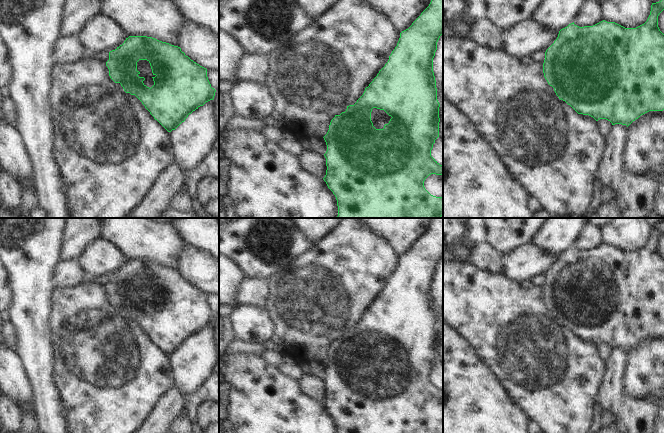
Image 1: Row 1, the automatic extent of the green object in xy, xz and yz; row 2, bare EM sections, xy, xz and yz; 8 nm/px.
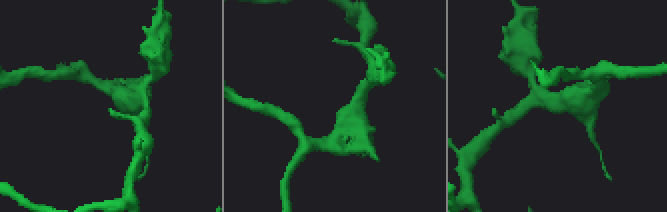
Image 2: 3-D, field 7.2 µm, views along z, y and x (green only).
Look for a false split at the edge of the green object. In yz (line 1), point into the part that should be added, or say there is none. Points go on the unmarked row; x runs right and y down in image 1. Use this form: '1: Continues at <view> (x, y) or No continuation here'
1: No continuation here.

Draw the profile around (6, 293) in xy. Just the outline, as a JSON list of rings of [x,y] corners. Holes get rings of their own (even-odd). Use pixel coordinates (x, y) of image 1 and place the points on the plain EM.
[[[0,257],[0,312],[11,309],[13,304],[13,290],[10,284],[9,269]]]

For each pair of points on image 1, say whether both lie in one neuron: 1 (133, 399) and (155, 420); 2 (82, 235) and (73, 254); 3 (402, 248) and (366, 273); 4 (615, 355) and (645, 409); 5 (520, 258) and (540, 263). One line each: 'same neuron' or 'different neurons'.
1: different neurons
2: same neuron
3: different neurons
4: same neuron
5: same neuron

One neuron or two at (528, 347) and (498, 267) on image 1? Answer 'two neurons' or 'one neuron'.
two neurons

